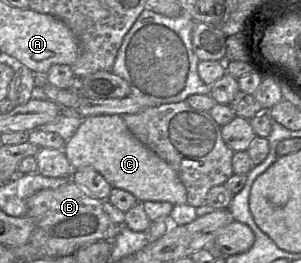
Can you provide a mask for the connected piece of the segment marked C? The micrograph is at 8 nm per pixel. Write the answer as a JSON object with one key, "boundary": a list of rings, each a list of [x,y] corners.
{"boundary":[[[122,115],[84,118],[74,135],[66,141],[63,151],[72,166],[72,172],[83,167],[92,167],[113,188],[130,192],[138,202],[163,201],[173,206],[187,203],[187,191],[178,174],[132,134]]]}

